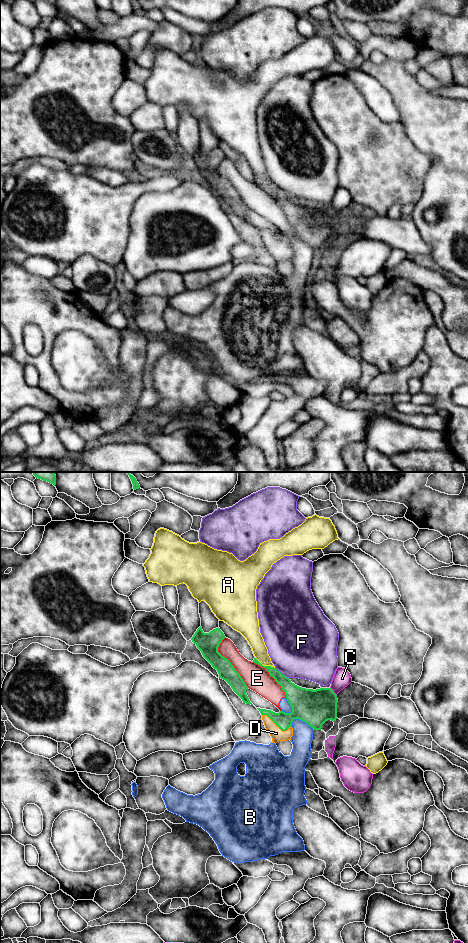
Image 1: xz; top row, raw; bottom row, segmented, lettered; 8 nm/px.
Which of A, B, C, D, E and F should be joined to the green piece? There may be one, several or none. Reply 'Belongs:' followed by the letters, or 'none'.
Belongs: D

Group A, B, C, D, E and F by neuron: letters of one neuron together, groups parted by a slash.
A / B E / C / D / F

